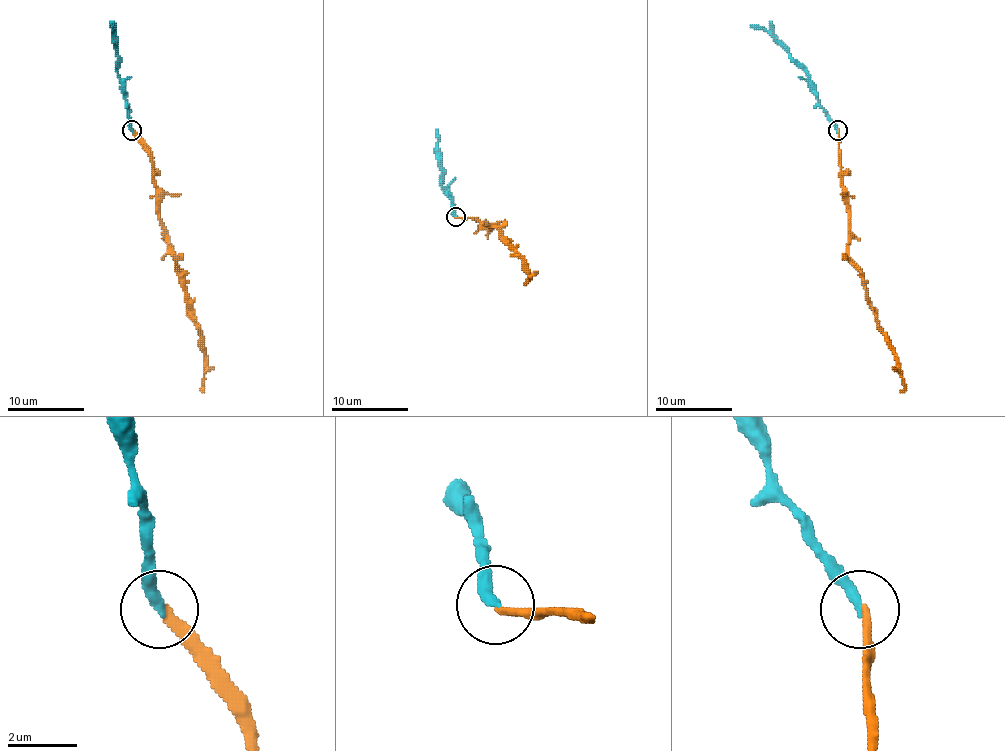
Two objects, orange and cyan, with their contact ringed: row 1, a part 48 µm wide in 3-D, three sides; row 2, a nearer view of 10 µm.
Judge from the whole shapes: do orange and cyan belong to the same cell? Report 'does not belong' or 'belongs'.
belongs

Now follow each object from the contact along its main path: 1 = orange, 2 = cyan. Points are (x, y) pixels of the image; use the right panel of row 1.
1: (839, 131), (839, 157), (848, 223), (848, 256), (860, 273), (877, 329), (892, 352), (904, 386), (900, 392)
2: (837, 131), (837, 125), (819, 104), (808, 73), (766, 31), (750, 25)

